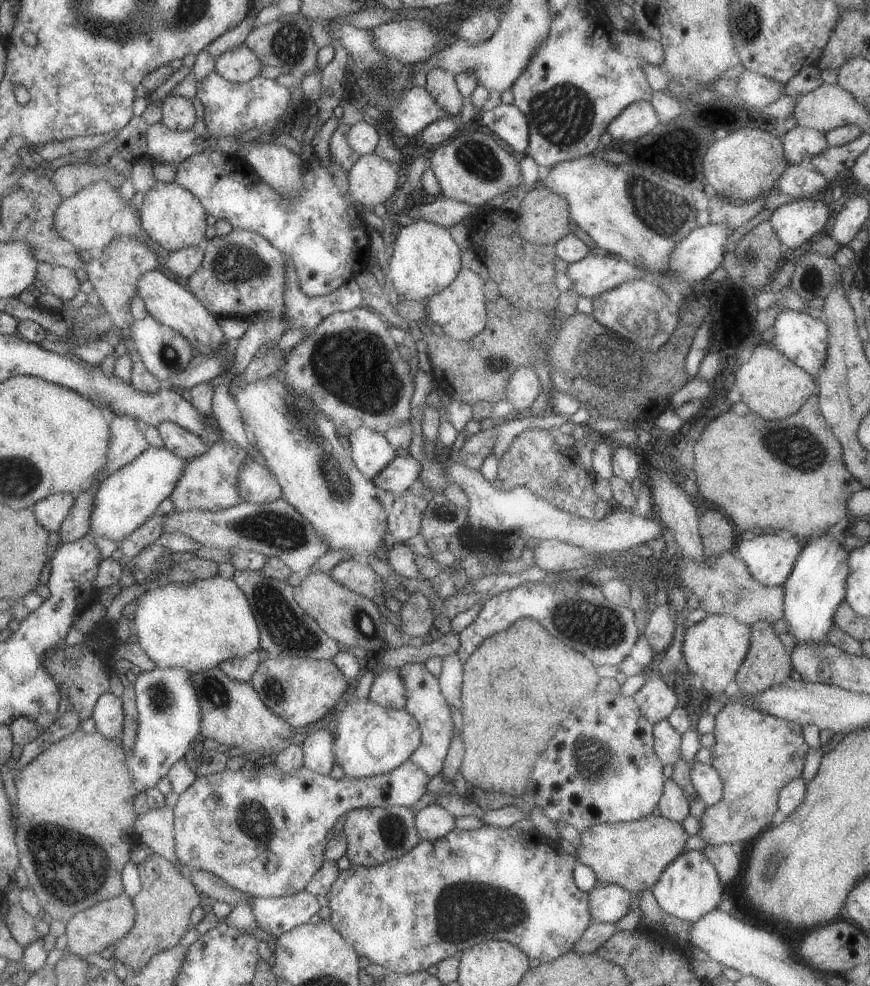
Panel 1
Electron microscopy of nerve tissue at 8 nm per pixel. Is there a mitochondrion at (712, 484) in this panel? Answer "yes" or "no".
no

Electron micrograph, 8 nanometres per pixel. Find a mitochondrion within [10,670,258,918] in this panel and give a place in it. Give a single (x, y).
(54, 851)

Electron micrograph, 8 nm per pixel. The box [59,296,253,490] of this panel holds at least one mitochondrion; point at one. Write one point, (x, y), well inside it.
(172, 357)

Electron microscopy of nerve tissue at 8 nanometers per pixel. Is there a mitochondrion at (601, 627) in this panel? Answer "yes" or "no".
yes

